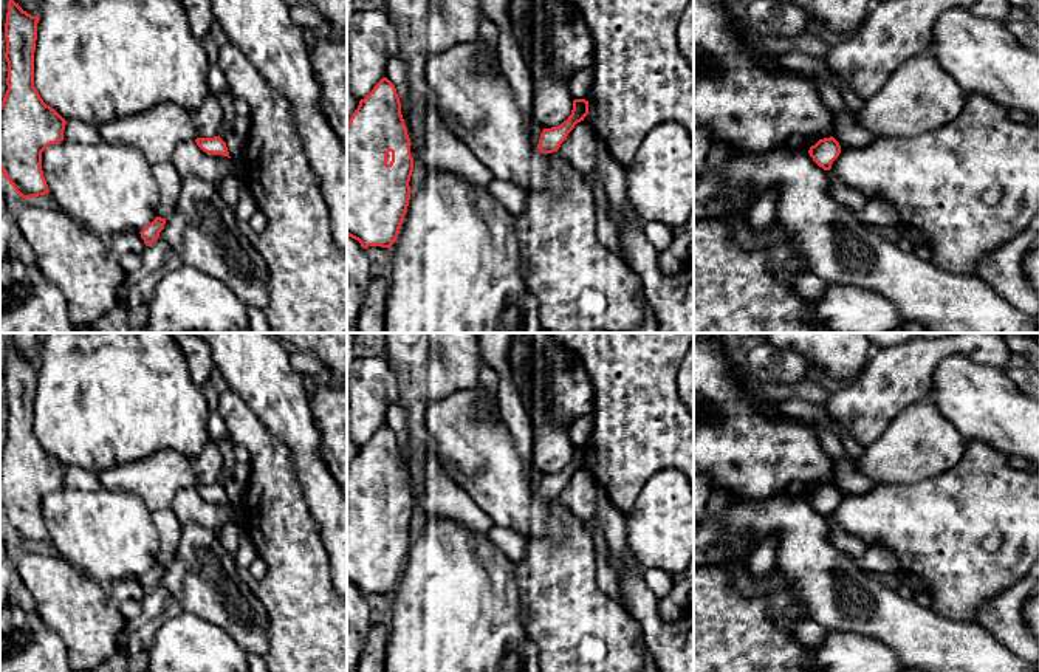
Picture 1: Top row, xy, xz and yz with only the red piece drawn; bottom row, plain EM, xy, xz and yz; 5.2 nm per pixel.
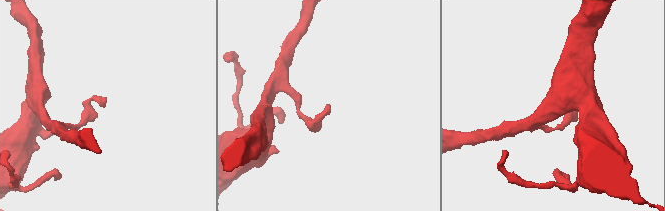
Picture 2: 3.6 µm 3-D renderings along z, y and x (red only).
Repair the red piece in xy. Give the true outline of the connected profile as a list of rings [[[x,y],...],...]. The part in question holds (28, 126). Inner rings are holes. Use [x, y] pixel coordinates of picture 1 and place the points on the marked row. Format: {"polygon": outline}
{"polygon": [[[14,0],[8,2],[5,39],[8,62],[6,94],[0,104],[0,170],[22,198],[48,194],[42,170],[42,152],[63,141],[67,121],[43,102],[34,87],[34,51],[39,17],[23,11]]]}

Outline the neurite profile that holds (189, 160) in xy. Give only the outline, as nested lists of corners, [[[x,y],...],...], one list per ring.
[[[195,141],[178,144],[173,150],[172,161],[181,178],[198,177],[218,184],[226,177],[235,177],[243,187],[252,184],[245,163],[223,155],[206,153]]]

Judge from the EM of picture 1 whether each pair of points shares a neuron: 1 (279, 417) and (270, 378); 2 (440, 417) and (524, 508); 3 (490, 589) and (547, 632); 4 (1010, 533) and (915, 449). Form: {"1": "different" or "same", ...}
{"1": "same", "2": "same", "3": "different", "4": "different"}

